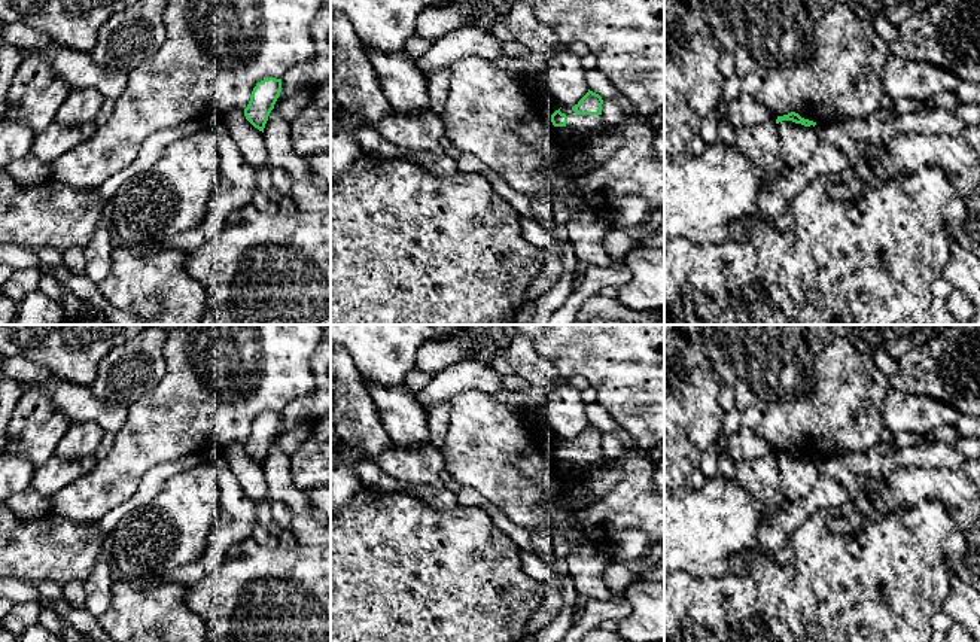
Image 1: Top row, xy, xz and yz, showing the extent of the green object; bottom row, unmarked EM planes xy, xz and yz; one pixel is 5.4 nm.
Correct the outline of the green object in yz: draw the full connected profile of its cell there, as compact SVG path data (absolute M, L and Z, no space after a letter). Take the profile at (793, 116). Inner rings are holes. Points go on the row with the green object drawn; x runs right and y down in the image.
M791 112L777 116L777 134L780 139L780 159L785 168L797 168L806 164L815 153L821 143L816 131L816 122L801 118Z

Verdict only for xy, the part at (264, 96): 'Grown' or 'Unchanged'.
Unchanged

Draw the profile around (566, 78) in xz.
M559 48L547 61L547 79L554 103L561 107L572 109L588 92L581 57L566 48Z

